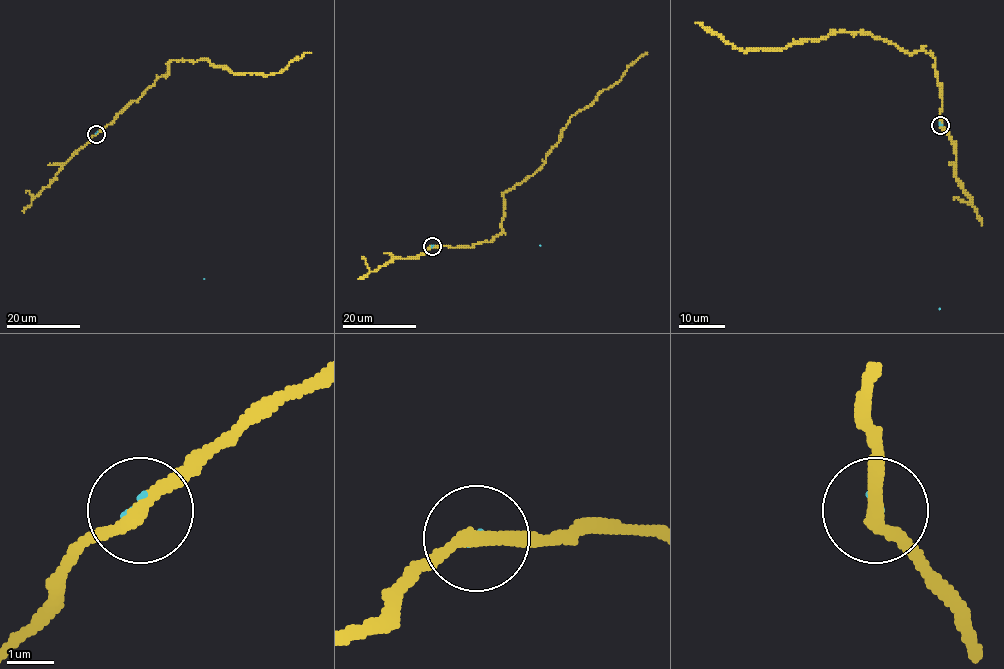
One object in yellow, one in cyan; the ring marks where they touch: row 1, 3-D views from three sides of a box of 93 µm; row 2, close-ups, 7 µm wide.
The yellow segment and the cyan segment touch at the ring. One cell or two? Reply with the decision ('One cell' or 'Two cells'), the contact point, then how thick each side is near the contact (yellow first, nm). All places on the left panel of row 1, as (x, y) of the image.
Two cells. Place: (96, 134). Thickness 280 nm (yellow) against 60 nm

